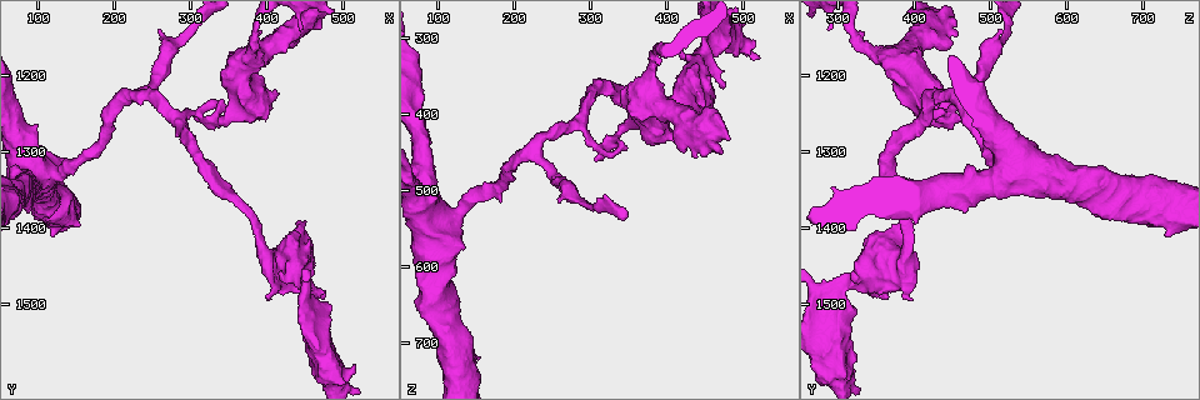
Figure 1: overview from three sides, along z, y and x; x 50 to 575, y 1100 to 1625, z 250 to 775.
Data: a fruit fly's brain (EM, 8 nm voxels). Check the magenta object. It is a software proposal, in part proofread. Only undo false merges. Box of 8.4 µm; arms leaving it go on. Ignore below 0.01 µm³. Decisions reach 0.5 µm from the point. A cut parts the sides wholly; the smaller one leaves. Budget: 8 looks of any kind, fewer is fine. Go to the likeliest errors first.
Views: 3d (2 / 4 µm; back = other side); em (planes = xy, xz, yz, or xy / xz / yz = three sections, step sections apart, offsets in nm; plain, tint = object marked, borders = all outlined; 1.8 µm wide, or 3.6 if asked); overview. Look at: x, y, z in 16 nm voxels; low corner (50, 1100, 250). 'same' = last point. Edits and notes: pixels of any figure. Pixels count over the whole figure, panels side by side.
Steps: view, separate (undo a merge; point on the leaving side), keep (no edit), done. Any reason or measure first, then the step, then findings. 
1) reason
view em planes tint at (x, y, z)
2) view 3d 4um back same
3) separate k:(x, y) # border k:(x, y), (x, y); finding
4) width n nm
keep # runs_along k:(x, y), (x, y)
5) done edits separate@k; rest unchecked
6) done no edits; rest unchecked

sharp bend
view 3d 4um at (320, 1240, 455)

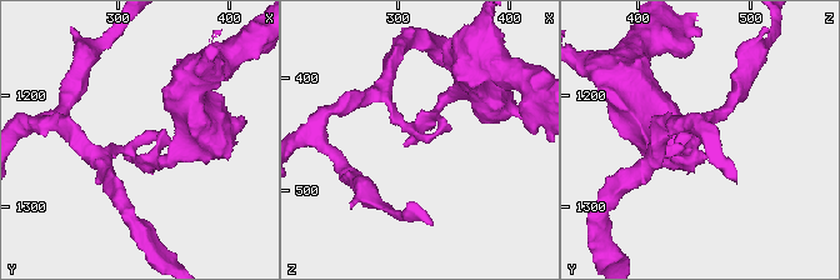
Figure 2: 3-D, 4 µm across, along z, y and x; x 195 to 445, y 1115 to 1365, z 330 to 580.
shape alone is not enough
view em planes tint at (318, 1240, 454)

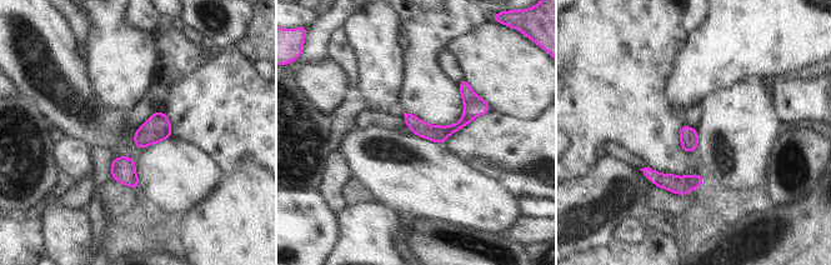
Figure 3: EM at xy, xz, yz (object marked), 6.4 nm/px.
keep # runs_along 3:(486, 108), (447, 130), (408, 123); one neuron here

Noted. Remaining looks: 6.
thick turns thin
view 3d 4um at (125, 1325, 535)

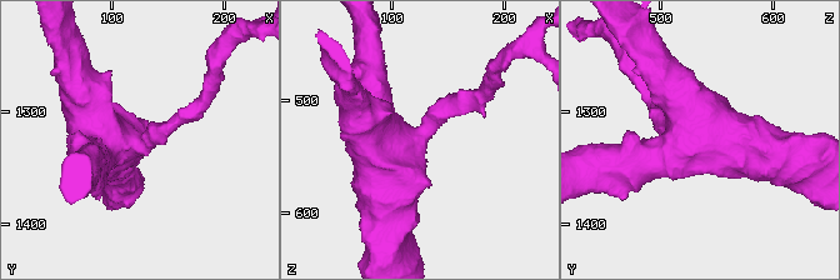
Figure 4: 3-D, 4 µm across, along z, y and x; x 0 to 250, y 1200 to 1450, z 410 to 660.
view em 3.6um planes tint at (122, 1326, 534)

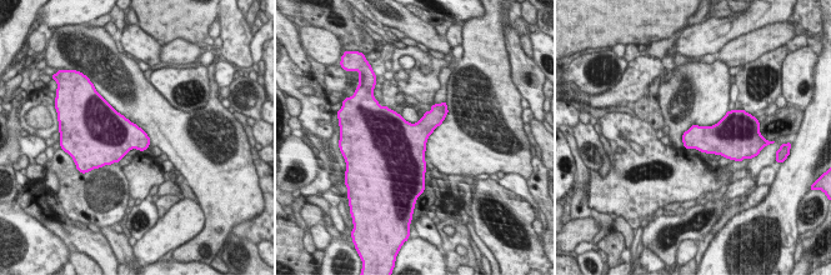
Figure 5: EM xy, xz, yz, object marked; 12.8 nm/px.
width 360 nm
keep # one neuron here

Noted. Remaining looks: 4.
thick turns thin
view em planes tint at (390, 1410, 395)

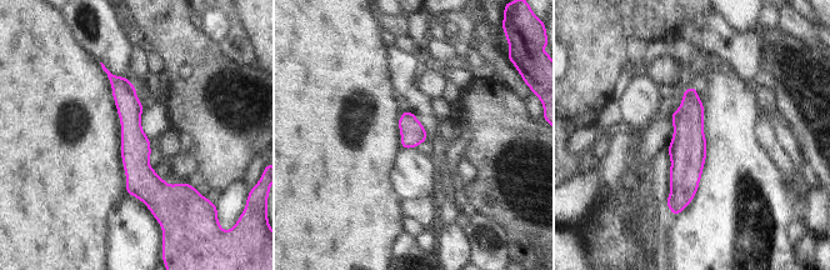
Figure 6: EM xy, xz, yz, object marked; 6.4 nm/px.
keep # all the same neuron

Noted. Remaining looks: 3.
done no edits; rest unchecked

